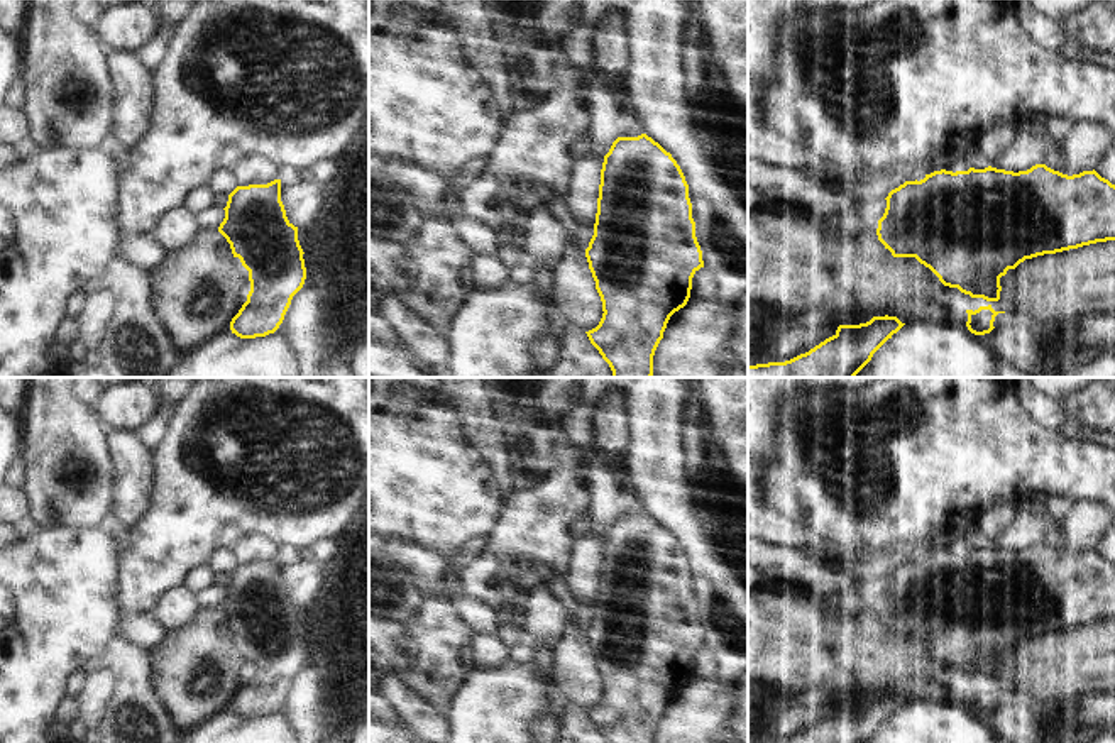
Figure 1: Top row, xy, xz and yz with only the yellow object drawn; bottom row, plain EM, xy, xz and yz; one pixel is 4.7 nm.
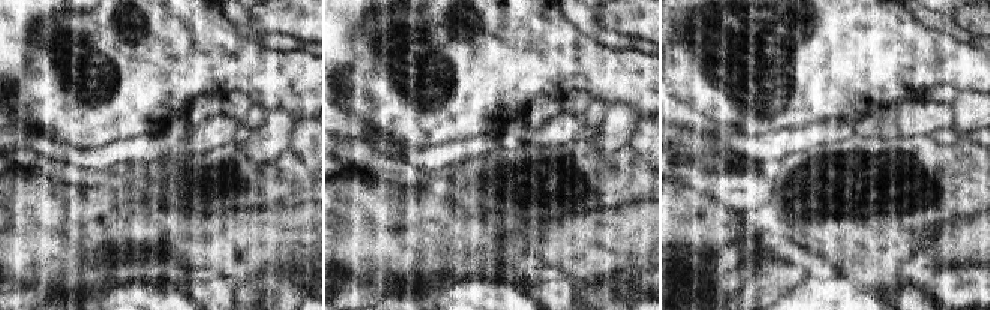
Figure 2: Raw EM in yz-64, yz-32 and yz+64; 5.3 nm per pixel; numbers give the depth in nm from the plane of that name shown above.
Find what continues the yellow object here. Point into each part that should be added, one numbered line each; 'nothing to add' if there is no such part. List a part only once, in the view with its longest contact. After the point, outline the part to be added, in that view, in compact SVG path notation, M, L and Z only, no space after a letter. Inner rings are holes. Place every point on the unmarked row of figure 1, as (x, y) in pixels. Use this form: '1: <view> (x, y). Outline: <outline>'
nothing to add

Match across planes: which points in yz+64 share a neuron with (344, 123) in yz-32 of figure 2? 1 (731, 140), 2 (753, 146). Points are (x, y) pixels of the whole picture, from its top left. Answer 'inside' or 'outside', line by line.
1: inside
2: inside

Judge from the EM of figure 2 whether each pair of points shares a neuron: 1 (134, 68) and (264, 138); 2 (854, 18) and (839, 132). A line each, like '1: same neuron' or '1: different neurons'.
1: different neurons
2: different neurons

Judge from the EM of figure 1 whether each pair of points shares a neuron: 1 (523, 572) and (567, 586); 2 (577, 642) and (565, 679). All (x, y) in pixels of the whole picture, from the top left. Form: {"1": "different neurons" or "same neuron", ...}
{"1": "different neurons", "2": "same neuron"}

